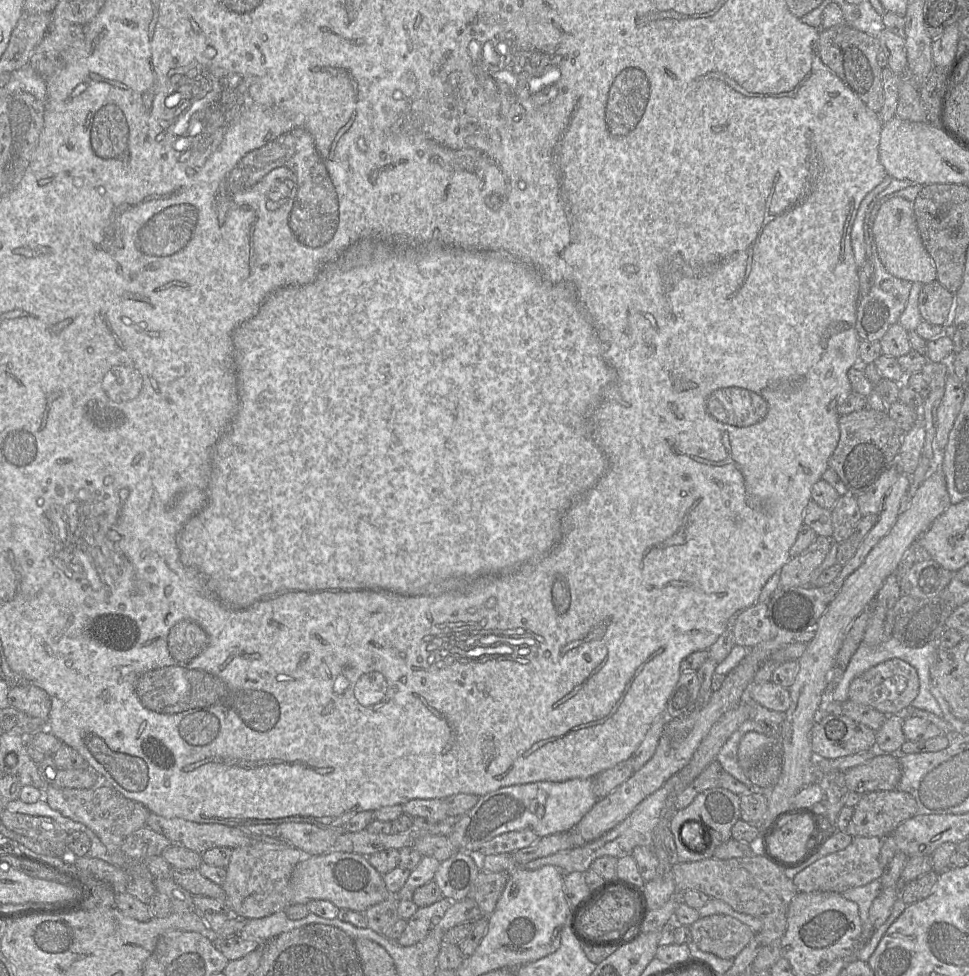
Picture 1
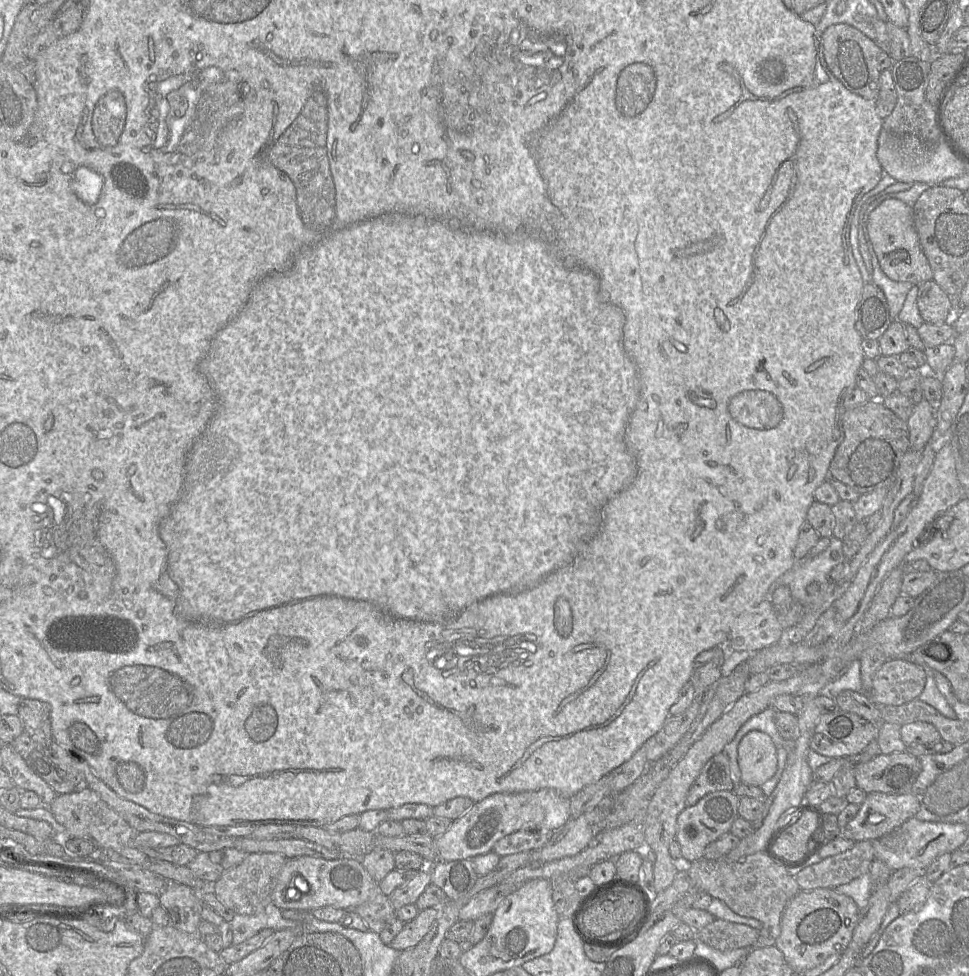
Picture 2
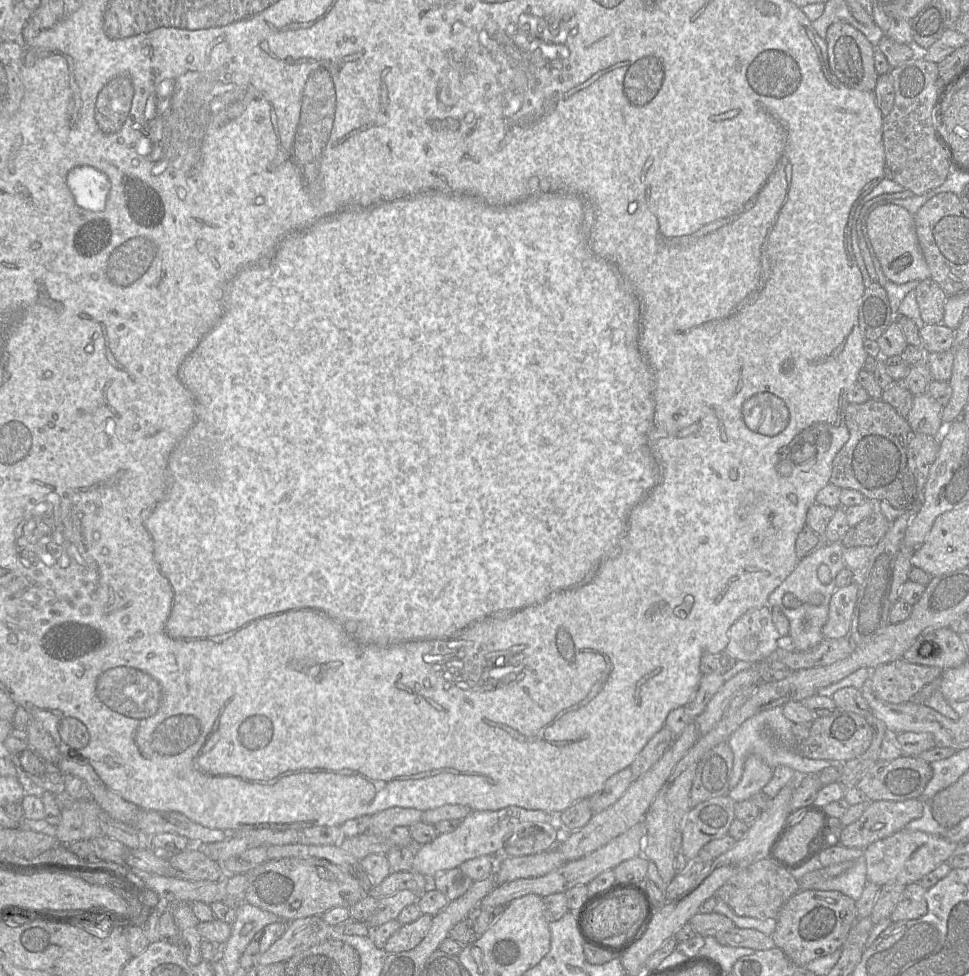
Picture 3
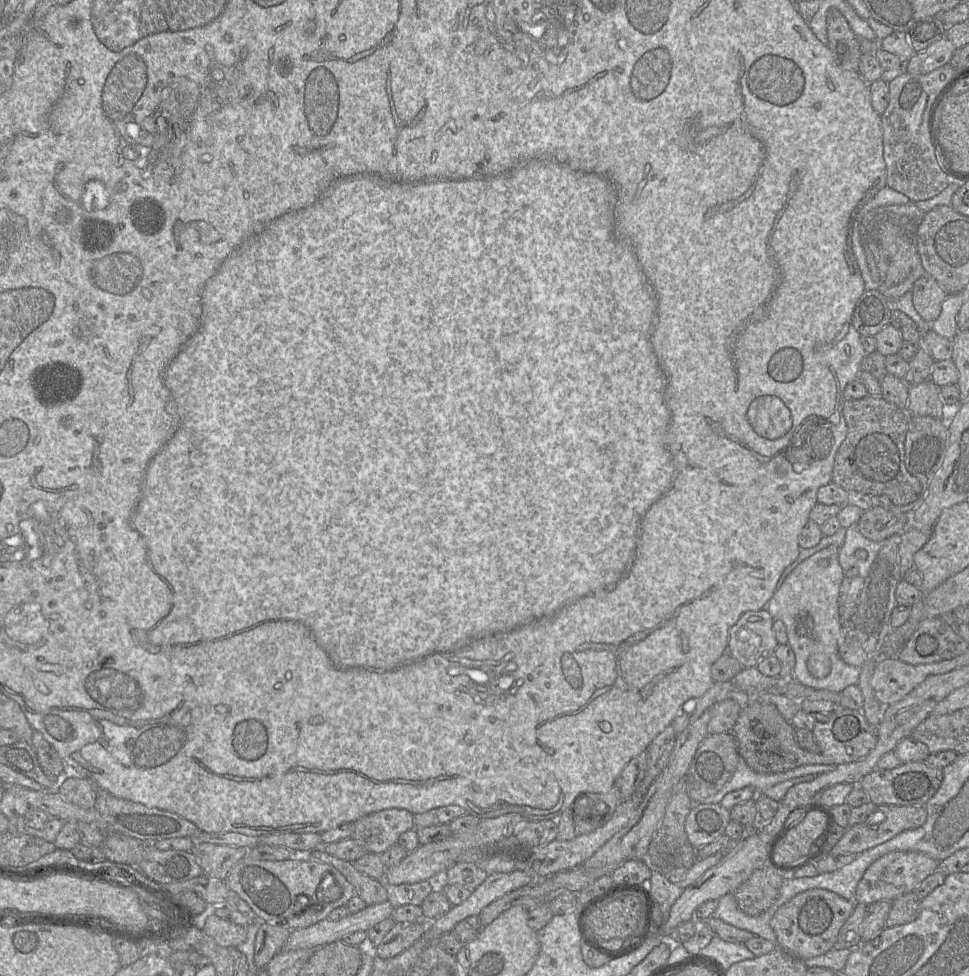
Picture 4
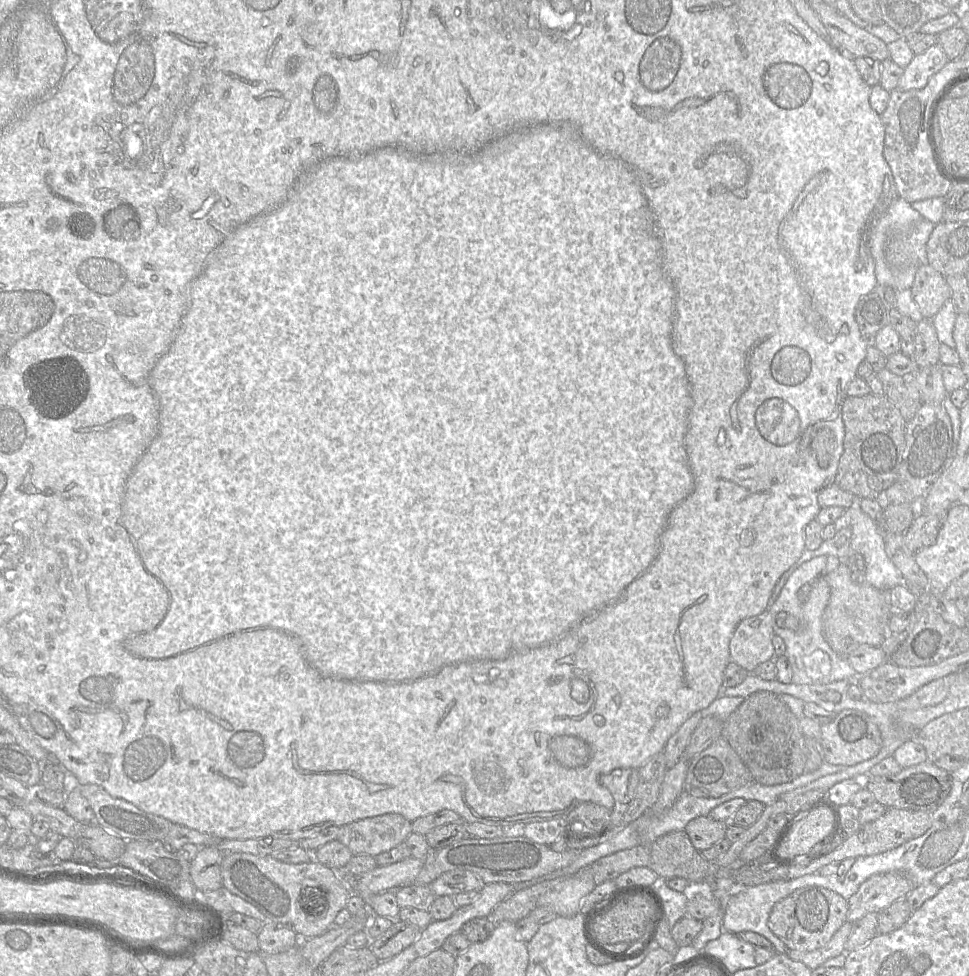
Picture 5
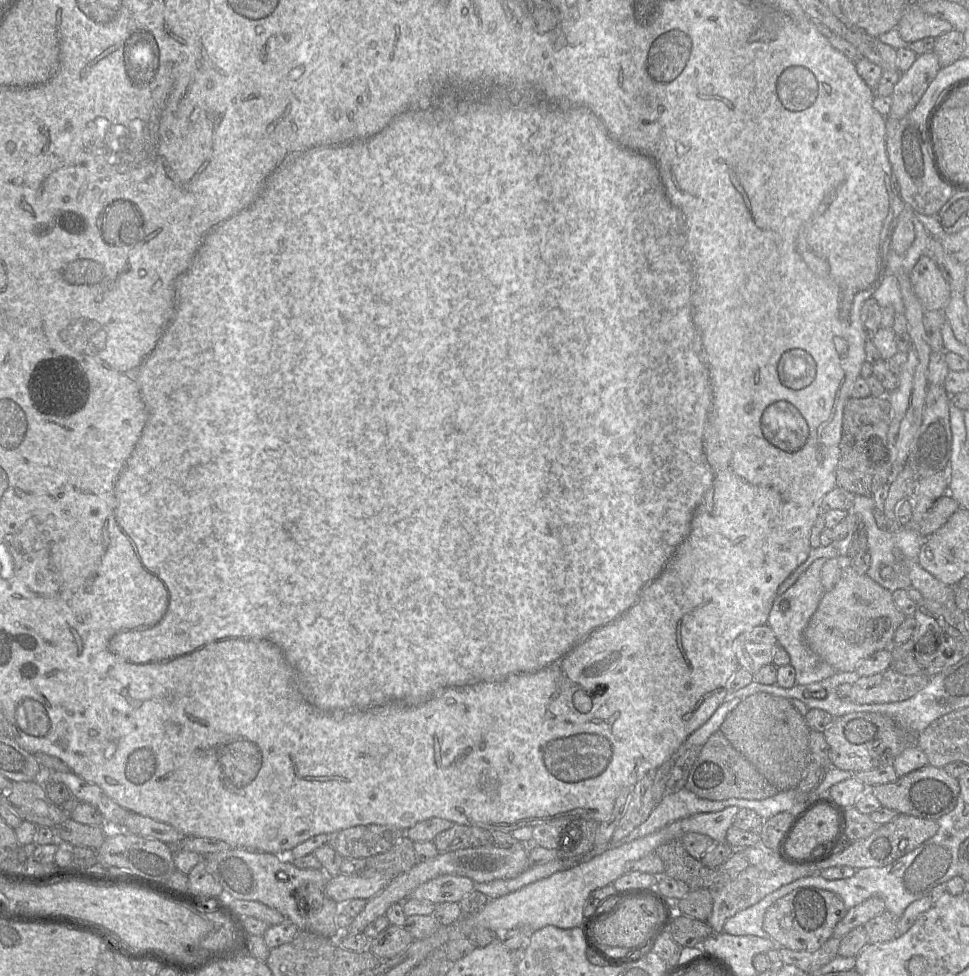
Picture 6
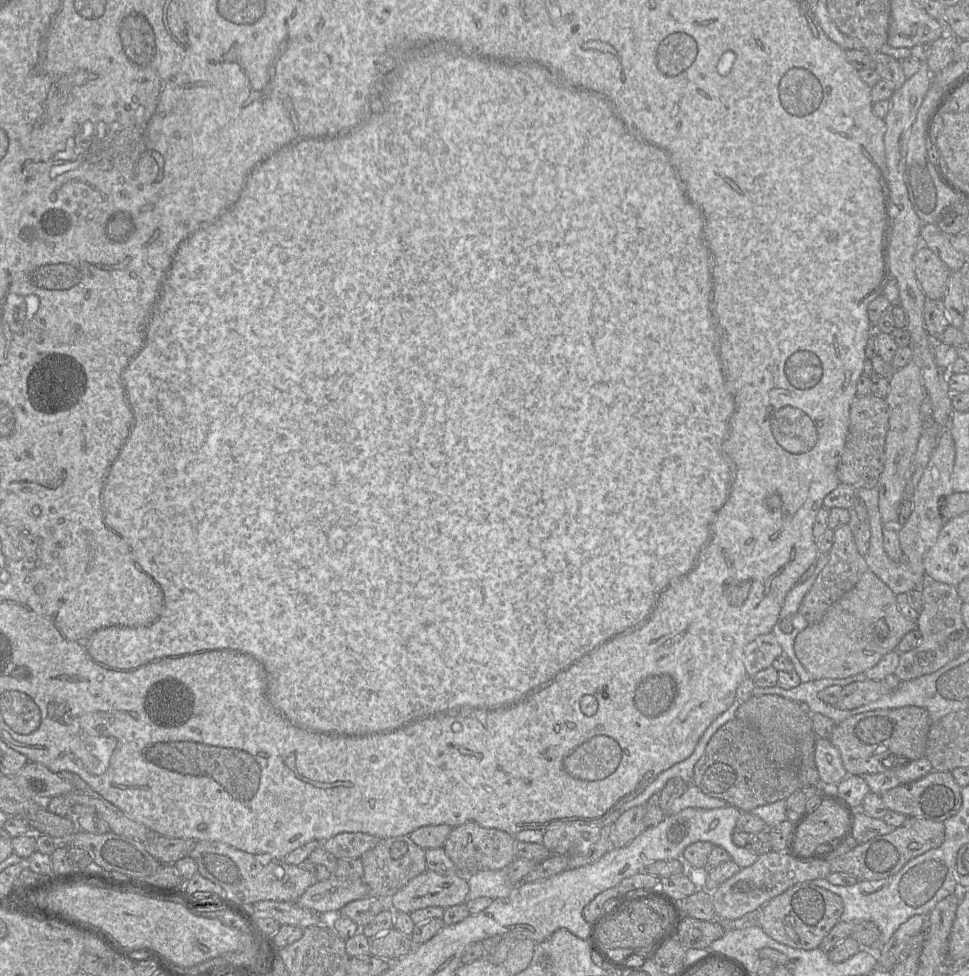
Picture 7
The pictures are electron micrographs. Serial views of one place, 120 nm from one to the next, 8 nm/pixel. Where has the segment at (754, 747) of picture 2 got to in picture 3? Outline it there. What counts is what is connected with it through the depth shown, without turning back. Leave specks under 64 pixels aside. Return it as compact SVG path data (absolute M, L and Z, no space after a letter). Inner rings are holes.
M750 755L744 762L739 783L729 791L728 796L735 802L749 800L752 795L762 791L771 780L774 770L761 758Z

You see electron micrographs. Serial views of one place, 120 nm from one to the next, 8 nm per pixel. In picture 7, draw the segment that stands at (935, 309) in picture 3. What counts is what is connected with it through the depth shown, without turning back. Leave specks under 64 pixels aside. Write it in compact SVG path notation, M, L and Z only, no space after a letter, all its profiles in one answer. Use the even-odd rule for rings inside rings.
M920 245L913 257L914 270L927 299L943 299L951 271L931 249Z

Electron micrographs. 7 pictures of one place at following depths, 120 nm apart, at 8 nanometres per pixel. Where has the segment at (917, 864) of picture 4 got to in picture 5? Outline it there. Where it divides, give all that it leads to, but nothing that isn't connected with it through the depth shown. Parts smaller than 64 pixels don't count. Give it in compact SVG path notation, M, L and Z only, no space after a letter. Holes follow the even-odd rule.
M901 873L875 874L864 881L848 901L846 921L854 923L870 912L879 912L893 902L905 898L912 890L911 882Z

